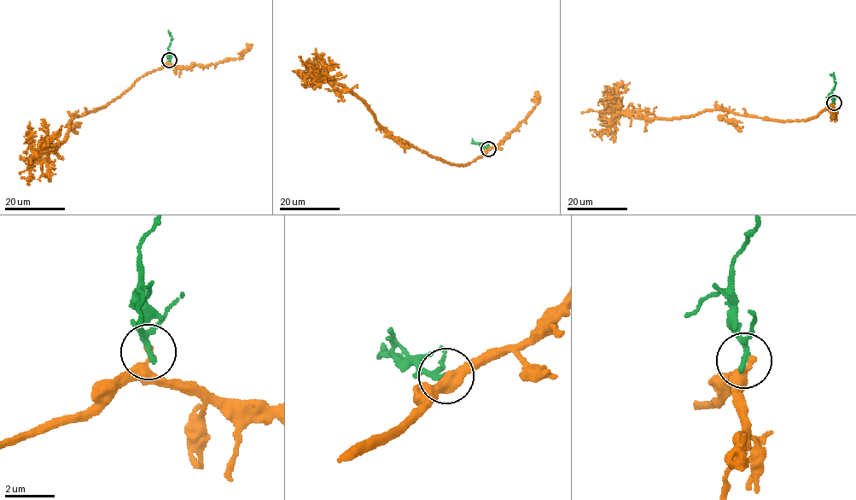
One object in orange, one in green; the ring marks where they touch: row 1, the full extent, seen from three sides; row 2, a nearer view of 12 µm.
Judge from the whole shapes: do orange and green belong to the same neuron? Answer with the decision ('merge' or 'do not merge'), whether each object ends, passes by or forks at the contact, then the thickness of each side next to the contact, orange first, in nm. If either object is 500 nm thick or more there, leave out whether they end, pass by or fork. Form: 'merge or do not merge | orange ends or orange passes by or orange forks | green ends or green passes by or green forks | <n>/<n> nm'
do not merge | orange ends | green passes by | 300/200 nm

